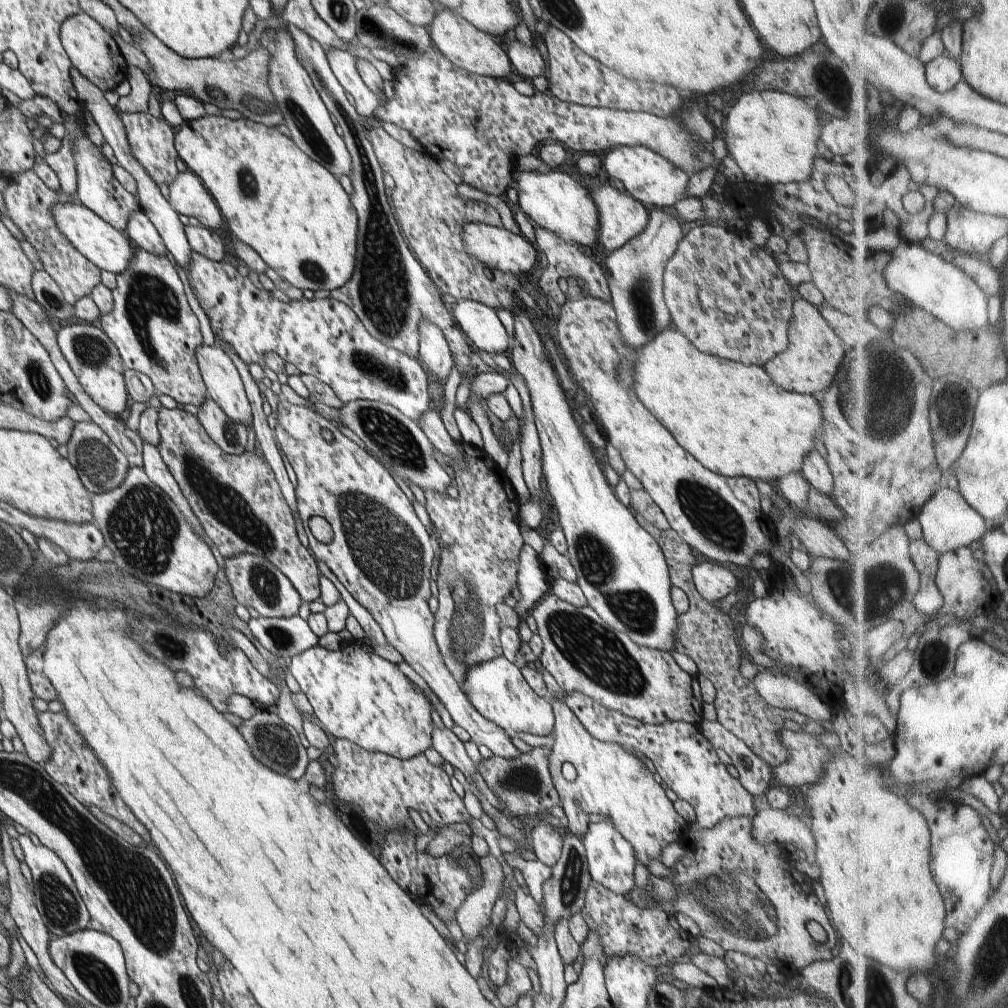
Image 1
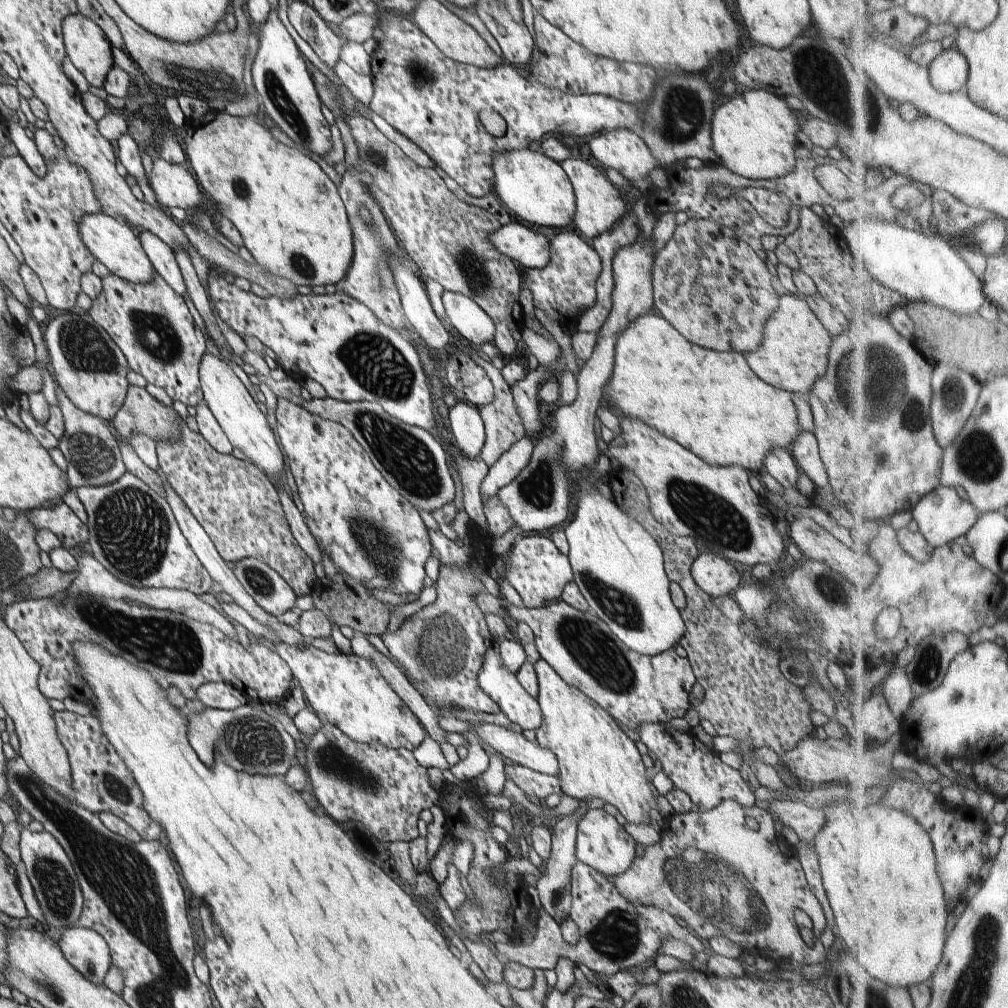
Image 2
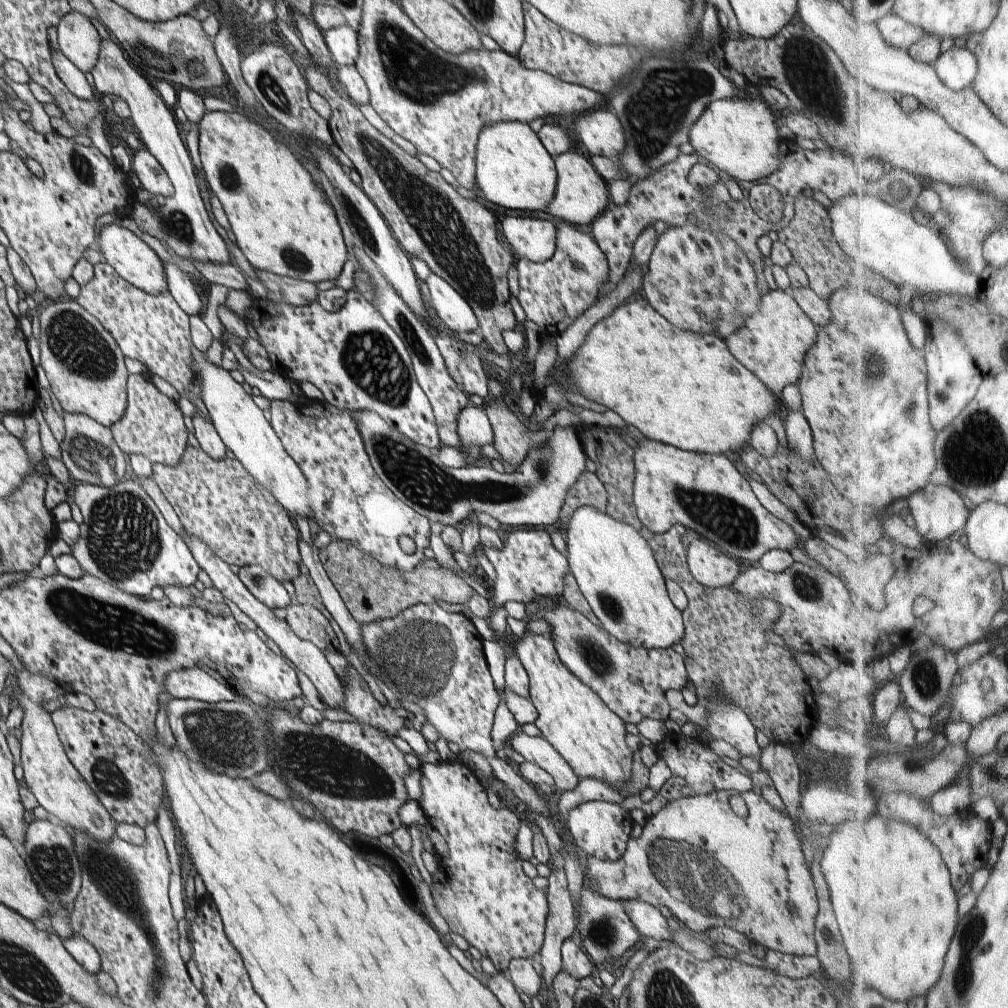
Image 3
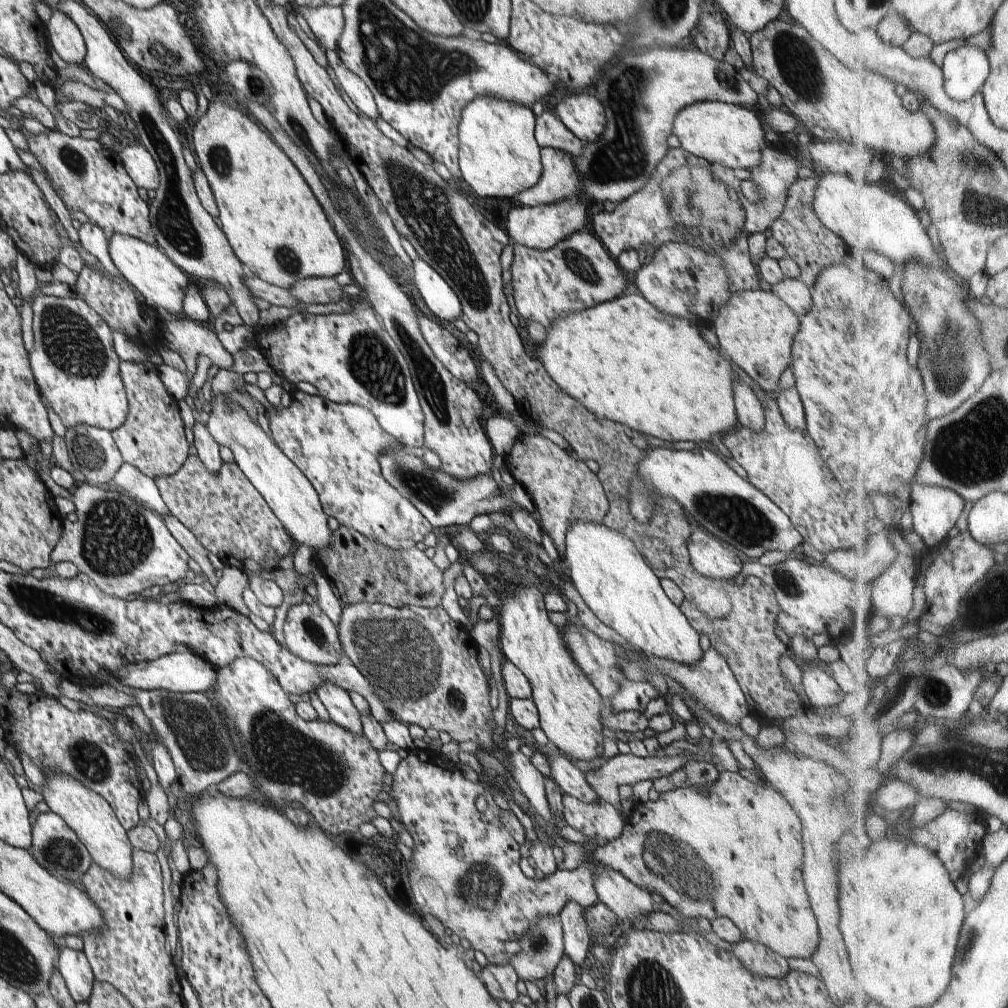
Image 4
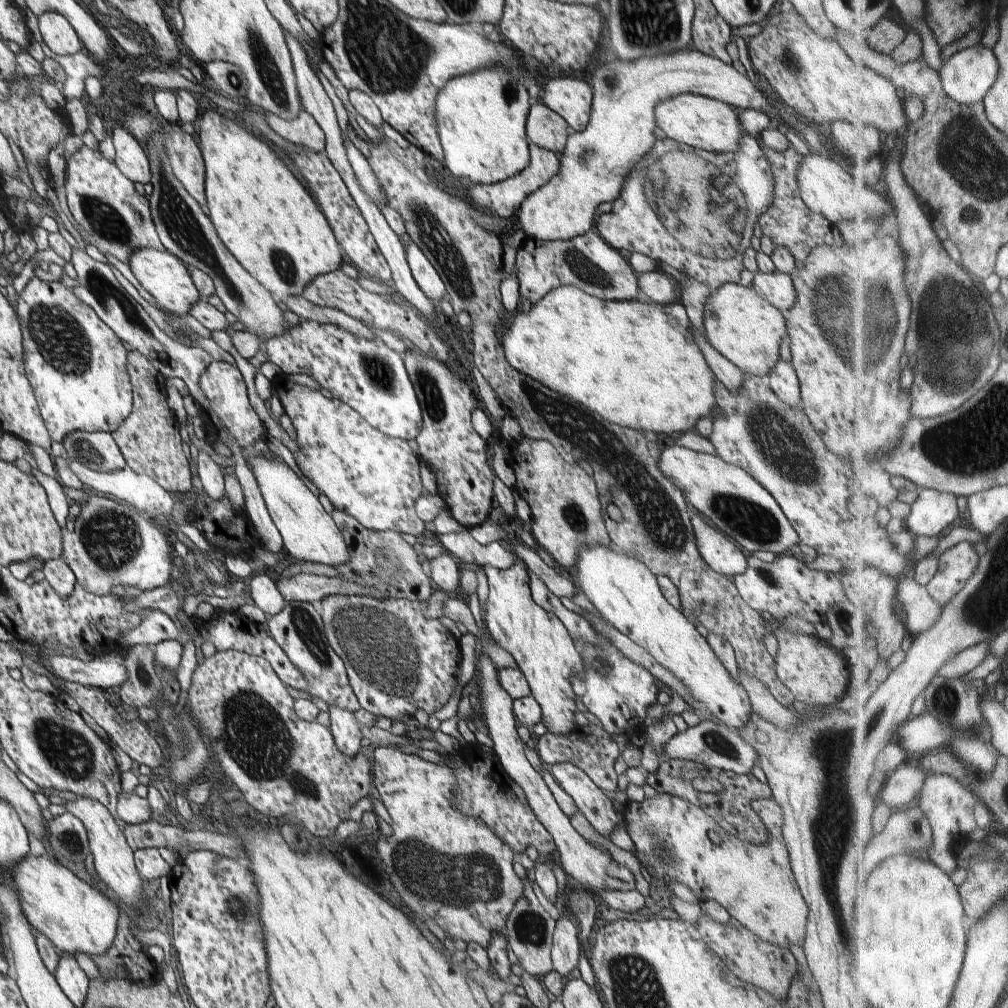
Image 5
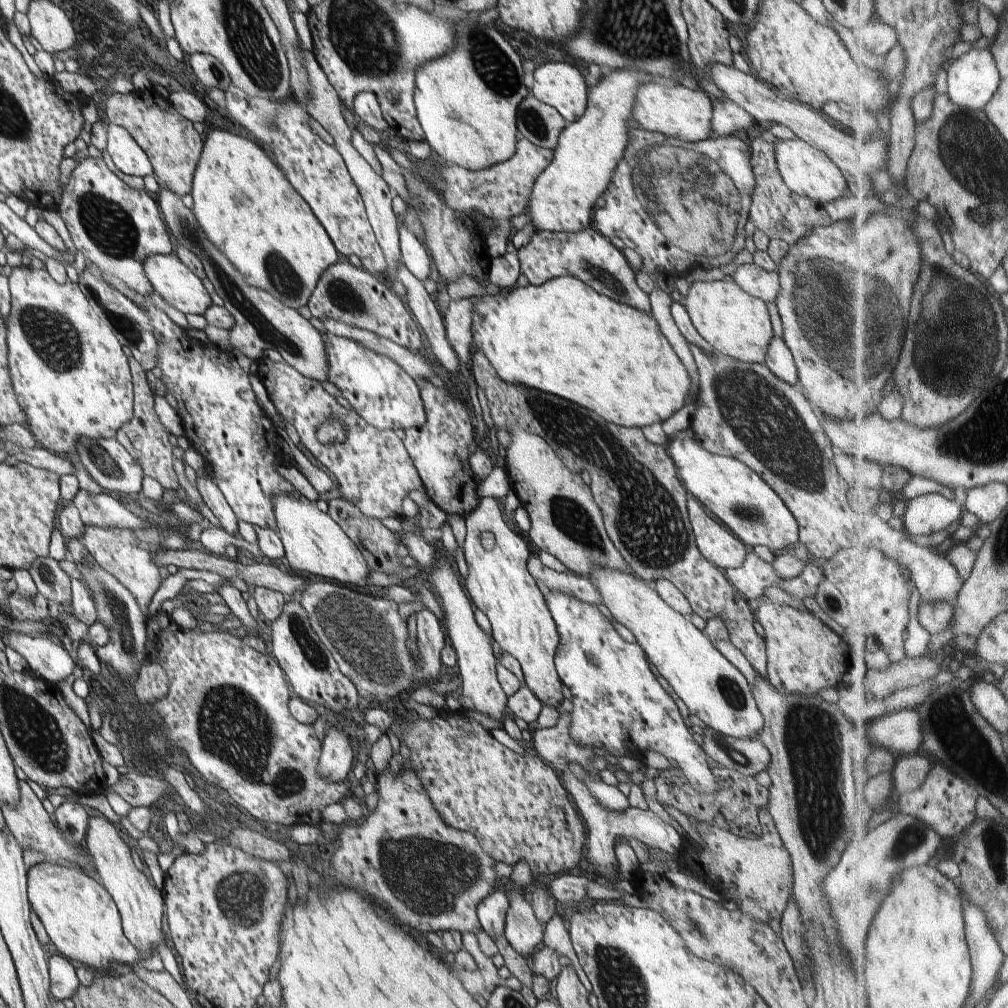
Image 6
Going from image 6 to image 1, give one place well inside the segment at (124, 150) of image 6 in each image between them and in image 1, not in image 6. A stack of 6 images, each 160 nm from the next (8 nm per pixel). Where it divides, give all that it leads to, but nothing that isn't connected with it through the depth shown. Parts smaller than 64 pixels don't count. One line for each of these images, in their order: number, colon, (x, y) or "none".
1: (188, 196)
2: (173, 184)
3: (146, 166)
4: (141, 167)
5: (131, 158)

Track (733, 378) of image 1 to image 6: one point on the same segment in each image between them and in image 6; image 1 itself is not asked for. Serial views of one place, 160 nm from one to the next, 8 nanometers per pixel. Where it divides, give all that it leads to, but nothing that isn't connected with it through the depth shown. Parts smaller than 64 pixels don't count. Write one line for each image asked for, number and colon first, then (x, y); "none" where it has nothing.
2: (712, 403)
3: (685, 389)
4: (624, 360)
5: (636, 363)
6: (561, 337)

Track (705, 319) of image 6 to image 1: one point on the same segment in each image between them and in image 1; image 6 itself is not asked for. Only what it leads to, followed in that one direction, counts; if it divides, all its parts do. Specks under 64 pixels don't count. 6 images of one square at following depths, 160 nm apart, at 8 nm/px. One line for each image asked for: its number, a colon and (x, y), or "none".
1: (814, 353)
2: (794, 354)
3: (773, 343)
4: (756, 329)
5: (745, 328)

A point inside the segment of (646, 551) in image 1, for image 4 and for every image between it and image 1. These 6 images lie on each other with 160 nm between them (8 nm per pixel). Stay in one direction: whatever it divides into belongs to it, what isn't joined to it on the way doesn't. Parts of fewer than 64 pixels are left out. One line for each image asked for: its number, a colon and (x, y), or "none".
2: (619, 568)
3: (615, 567)
4: (614, 579)

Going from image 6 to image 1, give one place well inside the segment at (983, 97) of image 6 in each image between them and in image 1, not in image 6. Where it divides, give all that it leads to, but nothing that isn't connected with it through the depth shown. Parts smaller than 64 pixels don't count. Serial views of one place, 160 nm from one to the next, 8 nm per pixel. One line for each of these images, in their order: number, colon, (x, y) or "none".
1: (946, 72)
2: (951, 72)
3: (959, 67)
4: (967, 69)
5: (970, 74)

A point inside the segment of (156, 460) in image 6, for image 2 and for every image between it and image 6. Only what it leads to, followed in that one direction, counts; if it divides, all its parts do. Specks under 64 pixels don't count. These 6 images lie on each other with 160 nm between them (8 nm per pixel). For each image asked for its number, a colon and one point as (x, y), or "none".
2: (140, 413)
3: (152, 425)
4: (152, 438)
5: (149, 439)

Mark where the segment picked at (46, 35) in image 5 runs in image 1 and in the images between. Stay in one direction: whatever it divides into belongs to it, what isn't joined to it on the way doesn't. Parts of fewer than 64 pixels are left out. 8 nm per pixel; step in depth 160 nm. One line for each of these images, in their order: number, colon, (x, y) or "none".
1: (92, 50)
2: (87, 47)
3: (79, 41)
4: (65, 37)

